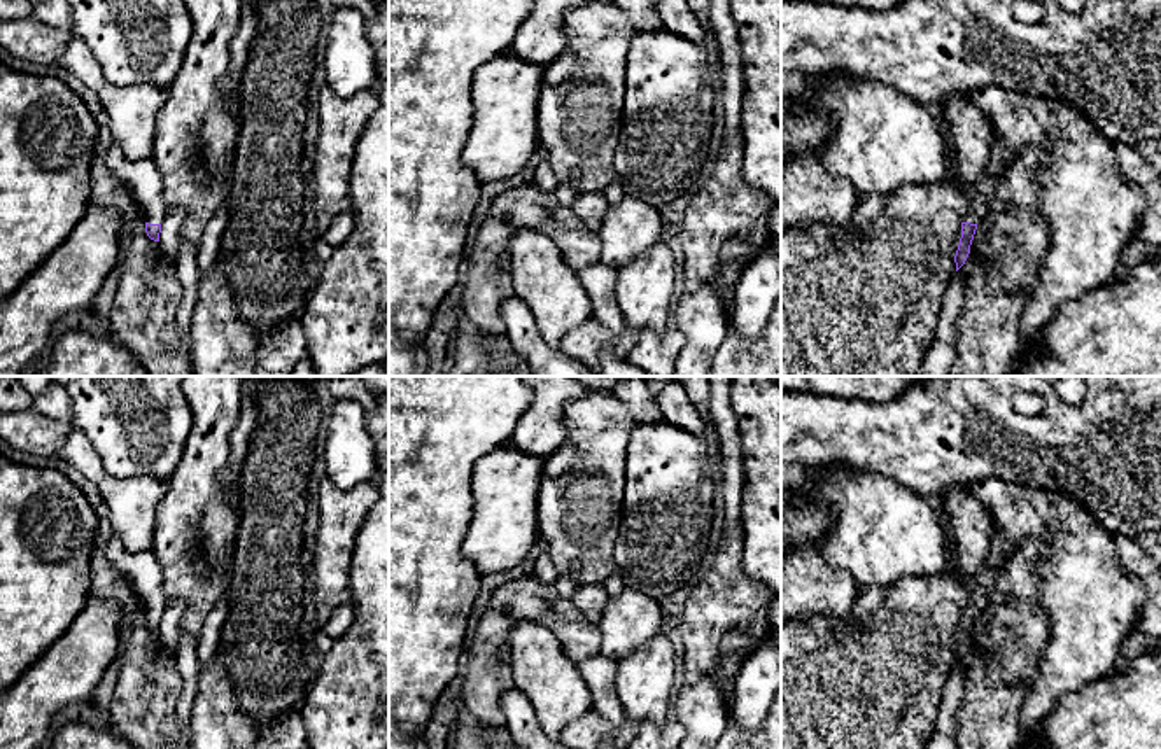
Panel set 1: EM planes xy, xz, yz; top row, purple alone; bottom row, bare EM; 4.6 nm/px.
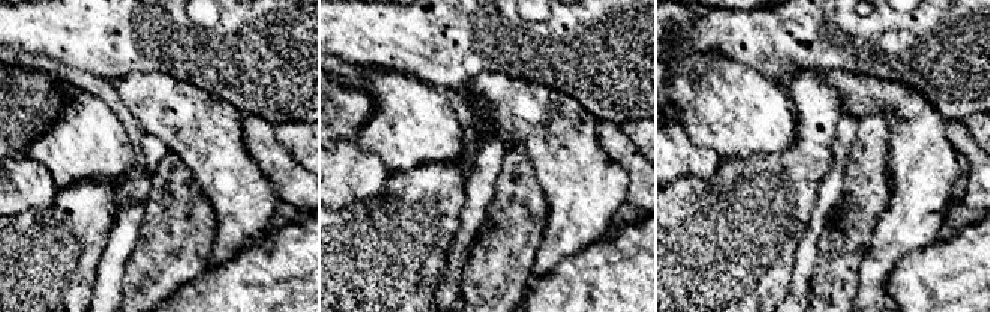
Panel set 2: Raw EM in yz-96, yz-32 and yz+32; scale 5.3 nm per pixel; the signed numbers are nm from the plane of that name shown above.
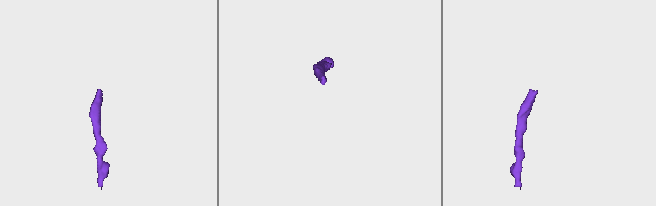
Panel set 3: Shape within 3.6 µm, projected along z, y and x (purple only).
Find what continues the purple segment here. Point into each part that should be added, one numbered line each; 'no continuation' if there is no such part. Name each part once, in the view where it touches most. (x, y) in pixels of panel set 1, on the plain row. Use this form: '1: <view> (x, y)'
1: xy (144, 569)

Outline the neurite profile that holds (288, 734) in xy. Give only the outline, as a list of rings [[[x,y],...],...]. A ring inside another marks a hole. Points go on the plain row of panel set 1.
[[[294,707],[285,718],[259,730],[256,749],[305,749],[306,732],[301,721],[301,707]]]

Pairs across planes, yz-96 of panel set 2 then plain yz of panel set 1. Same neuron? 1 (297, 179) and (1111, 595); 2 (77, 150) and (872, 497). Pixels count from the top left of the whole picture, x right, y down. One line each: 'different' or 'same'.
1: different
2: same

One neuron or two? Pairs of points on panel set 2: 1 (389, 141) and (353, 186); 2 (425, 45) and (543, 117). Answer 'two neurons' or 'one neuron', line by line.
1: two neurons
2: two neurons

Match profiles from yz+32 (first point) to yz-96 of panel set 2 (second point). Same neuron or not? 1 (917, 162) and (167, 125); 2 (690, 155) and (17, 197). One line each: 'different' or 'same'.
1: same
2: same

